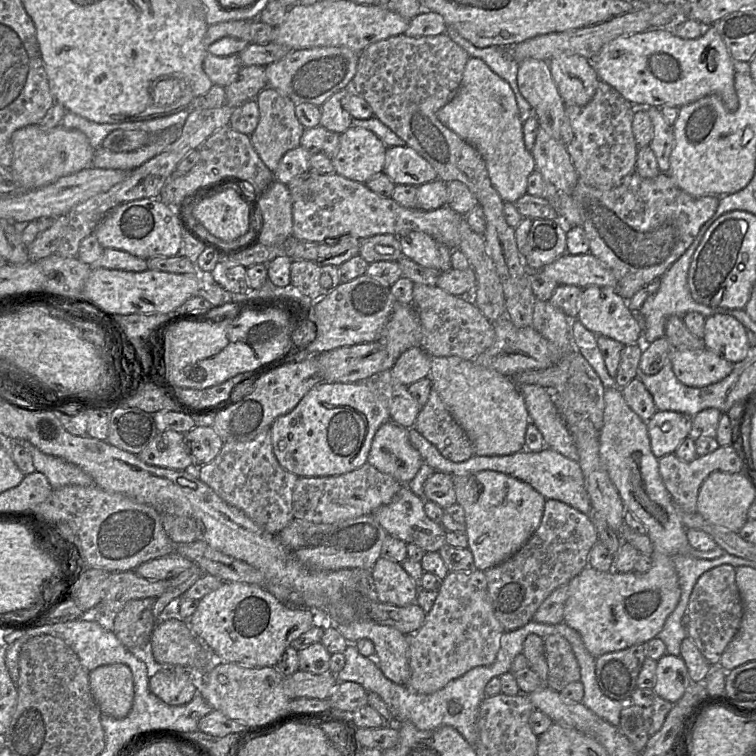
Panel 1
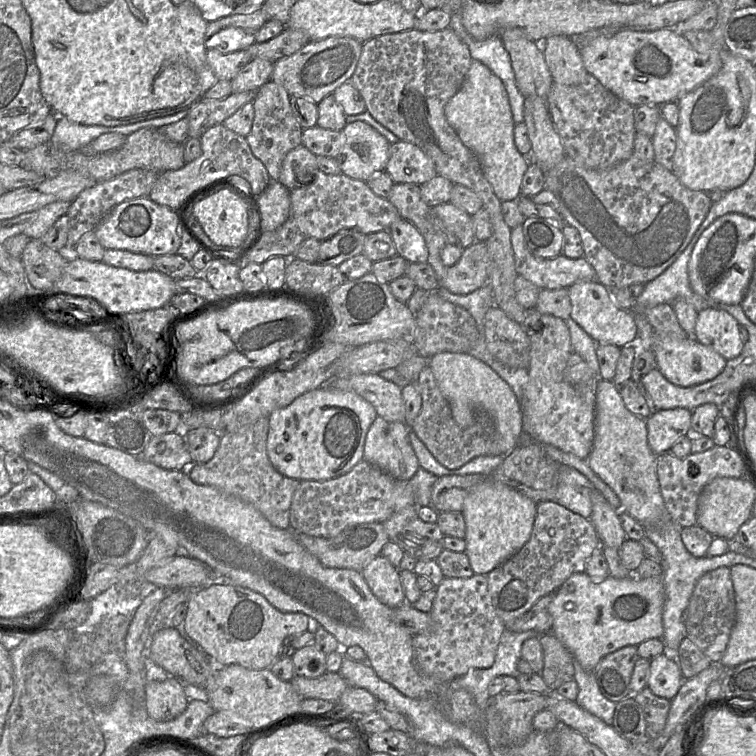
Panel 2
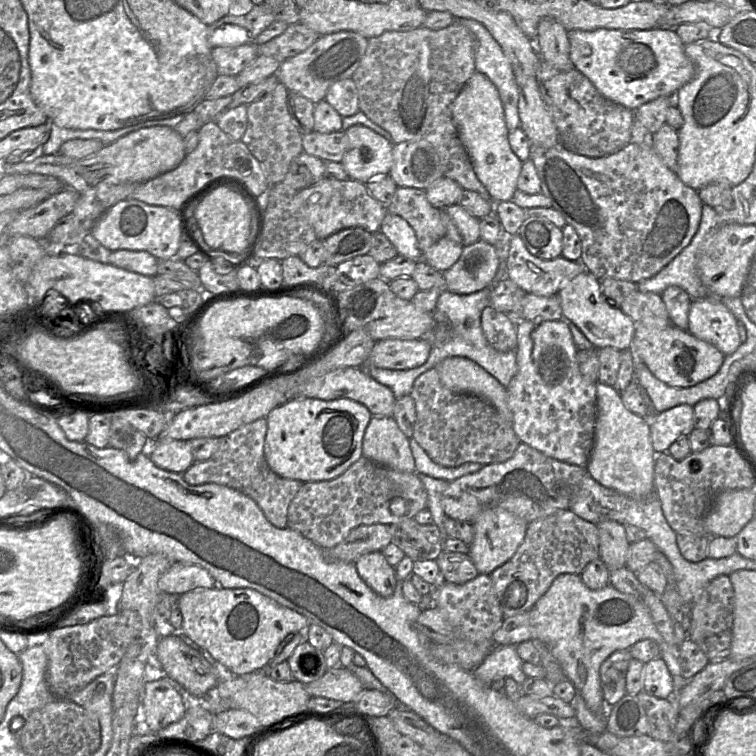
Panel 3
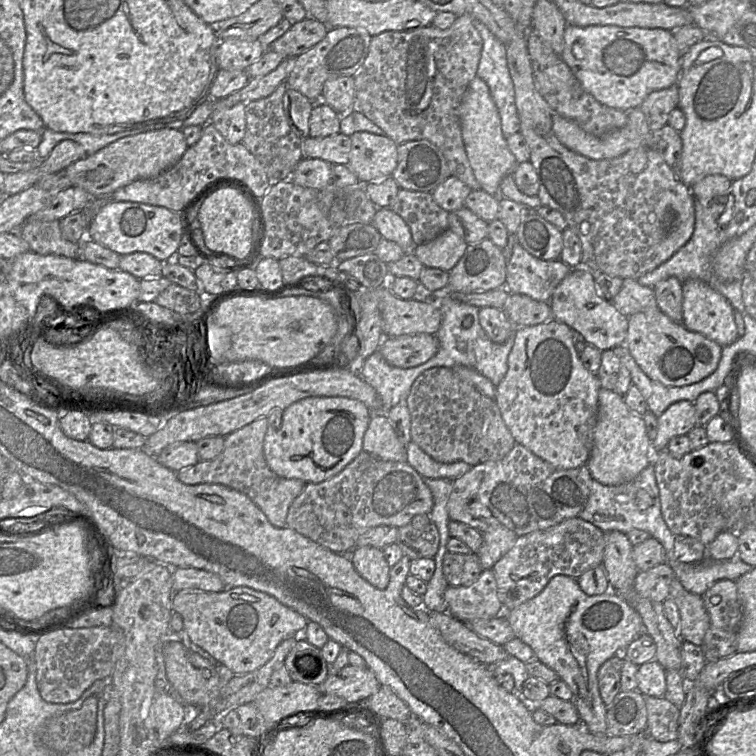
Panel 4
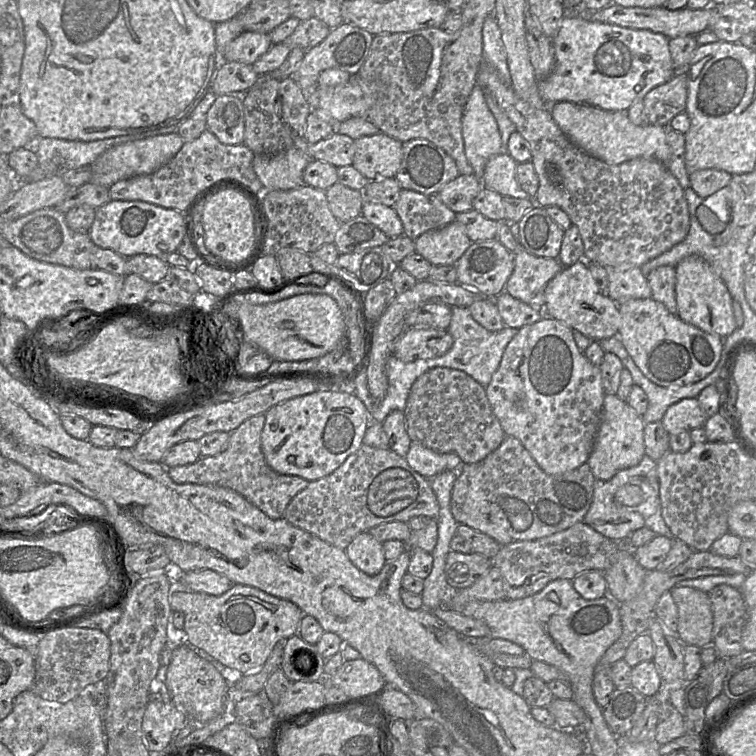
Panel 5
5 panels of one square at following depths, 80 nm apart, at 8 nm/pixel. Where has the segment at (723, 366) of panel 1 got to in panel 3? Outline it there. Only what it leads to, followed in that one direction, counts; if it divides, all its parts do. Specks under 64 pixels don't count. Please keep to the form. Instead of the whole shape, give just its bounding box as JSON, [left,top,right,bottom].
[630,323,726,387]

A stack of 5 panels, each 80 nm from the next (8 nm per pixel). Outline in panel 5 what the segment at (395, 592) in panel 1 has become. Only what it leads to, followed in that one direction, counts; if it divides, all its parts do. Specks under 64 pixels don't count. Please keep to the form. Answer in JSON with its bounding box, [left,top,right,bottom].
[345,532,386,576]

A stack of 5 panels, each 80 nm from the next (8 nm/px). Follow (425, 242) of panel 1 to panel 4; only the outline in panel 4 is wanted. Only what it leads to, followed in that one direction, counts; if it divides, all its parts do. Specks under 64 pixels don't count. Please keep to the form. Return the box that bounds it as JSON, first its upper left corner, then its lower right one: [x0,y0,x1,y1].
[372,208,414,252]

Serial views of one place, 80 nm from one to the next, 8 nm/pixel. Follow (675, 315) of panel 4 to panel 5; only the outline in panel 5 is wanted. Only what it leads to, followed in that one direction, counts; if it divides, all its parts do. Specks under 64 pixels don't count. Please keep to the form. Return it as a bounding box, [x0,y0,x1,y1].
[646,266,677,315]

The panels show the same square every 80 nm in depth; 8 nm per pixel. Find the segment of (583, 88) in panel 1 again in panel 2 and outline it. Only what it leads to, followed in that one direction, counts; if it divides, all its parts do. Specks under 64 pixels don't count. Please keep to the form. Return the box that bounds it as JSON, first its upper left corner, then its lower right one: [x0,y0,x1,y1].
[542,35,588,86]

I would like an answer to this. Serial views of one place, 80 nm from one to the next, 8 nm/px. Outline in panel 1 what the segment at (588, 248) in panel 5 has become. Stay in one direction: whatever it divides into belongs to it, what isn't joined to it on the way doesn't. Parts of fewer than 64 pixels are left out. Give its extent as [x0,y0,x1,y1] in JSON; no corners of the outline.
[571,171,721,301]

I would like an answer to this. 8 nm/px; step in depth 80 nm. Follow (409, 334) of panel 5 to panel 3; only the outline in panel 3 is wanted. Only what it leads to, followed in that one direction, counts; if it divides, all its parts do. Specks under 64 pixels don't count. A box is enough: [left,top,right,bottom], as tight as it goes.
[366,338,431,370]

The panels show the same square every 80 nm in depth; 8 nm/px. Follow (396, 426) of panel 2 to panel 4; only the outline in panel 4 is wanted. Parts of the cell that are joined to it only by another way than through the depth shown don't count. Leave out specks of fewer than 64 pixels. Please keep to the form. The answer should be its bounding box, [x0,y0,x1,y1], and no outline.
[362,413,406,462]

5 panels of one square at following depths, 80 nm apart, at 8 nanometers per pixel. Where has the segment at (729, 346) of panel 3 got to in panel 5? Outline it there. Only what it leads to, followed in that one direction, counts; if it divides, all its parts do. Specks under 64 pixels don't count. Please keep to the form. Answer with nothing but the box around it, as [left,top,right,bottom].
[676,256,736,338]

